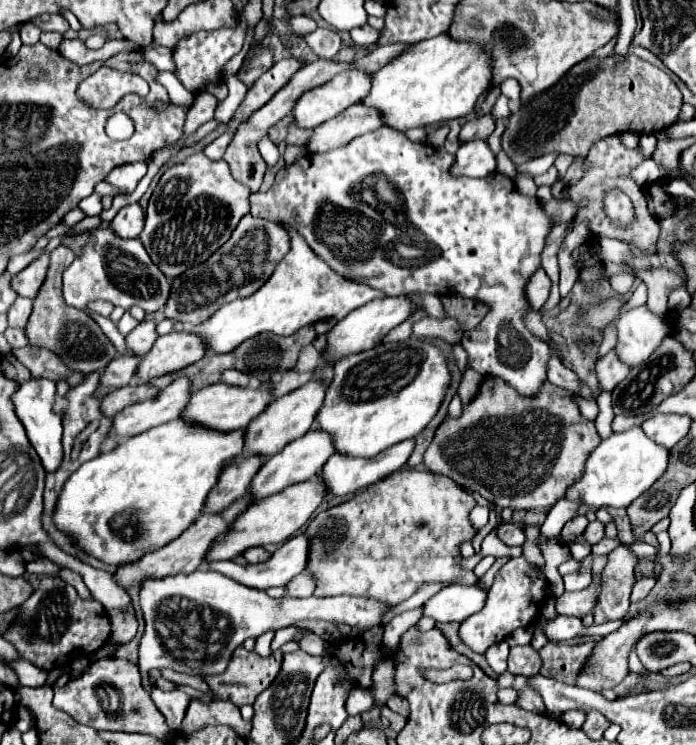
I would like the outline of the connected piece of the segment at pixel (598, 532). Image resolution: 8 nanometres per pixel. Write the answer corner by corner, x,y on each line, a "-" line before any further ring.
591,521
589,525
587,525
587,529
585,529
585,533
583,533
583,537
591,543
591,545
595,545
597,541
601,541
603,537
605,537
605,533
603,533
603,523
601,521

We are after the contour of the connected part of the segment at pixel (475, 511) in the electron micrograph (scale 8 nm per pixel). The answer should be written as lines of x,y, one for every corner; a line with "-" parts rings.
475,505
469,513
469,521
471,521
471,527
473,529
481,529
485,523
487,523
487,517
489,517
489,507
481,507
481,505

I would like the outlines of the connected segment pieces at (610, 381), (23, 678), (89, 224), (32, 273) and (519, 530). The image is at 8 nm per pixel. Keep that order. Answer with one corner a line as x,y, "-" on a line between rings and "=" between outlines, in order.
611,351
609,355
605,355
603,359
597,361
595,371
597,371
597,379
599,379
601,389
613,391
613,387
619,385
619,381
623,381
627,377
629,367
615,357
615,351
=
11,661
11,667
15,669
21,685
25,685
25,687
45,685
47,673
43,673
43,669
35,669
35,665
31,665
29,661
=
99,215
86,216
79,223
75,224
67,235
74,235
75,233
83,233
85,231
91,231
97,228
101,224
102,220
=
64,236
55,237
49,240
49,243
45,249
45,253
33,261
27,269
23,269
21,273
17,273
11,281
13,289
21,295
21,297
35,297
39,287
43,285
45,281
45,275
47,275
47,261
49,261
49,255
53,249
61,245
61,239
=
501,523
499,539
507,545
523,545
523,541
525,541
523,527
519,523

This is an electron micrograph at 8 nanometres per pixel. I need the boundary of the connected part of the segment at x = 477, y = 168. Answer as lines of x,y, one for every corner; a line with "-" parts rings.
475,139
459,147
457,161
453,165
455,175
467,175
467,177
487,177
497,169
497,159
487,141

